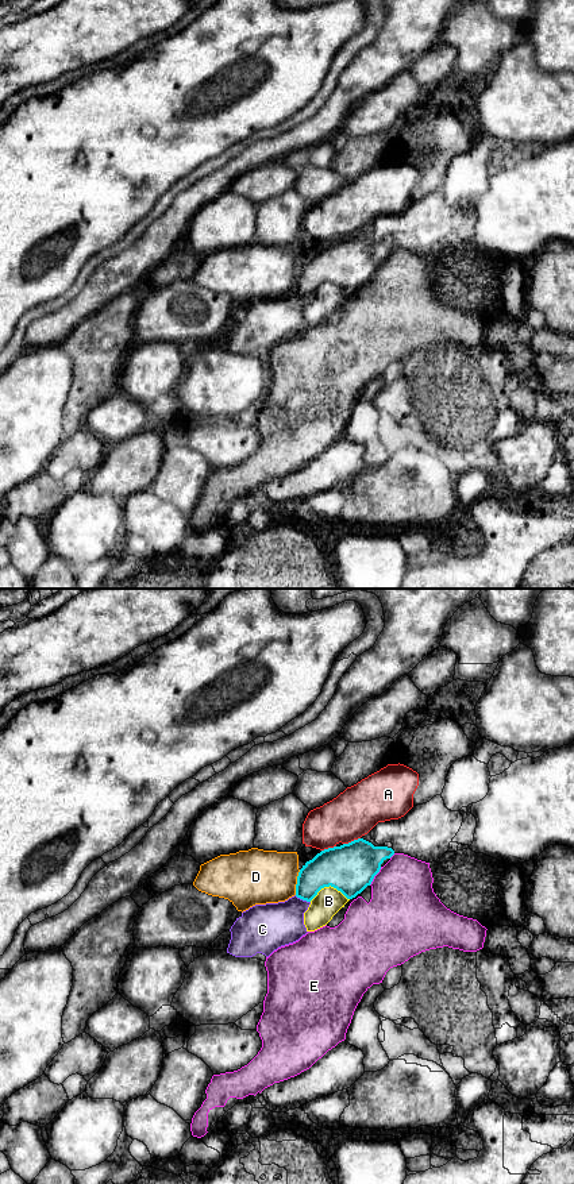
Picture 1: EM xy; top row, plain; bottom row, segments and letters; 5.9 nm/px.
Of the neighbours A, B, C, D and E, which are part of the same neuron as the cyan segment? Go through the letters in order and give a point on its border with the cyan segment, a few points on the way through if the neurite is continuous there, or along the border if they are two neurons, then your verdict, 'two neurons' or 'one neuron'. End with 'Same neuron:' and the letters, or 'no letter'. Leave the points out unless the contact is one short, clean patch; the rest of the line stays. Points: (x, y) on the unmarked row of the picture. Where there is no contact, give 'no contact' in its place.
A: contact xy (351, 236); two neurons
B: contact xy (328, 281); two neurons
C: contact xy (303, 294); two neurons
D: contact xy (297, 277); two neurons
E: contact xy (374, 270); two neurons
Same neuron: no letter

